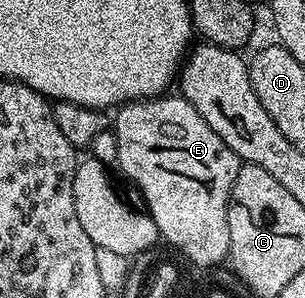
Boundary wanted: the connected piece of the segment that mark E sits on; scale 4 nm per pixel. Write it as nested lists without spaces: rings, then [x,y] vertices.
[[[182,96],[168,97],[142,98],[139,102],[125,102],[115,111],[114,129],[118,140],[118,170],[121,170],[140,189],[140,194],[144,197],[145,204],[143,203],[143,205],[146,207],[146,213],[154,220],[161,239],[165,243],[168,241],[174,249],[181,250],[196,266],[216,266],[220,261],[225,261],[228,258],[228,249],[230,248],[228,194],[234,188],[234,176],[238,176],[242,163],[238,155],[222,140],[222,136],[218,136],[218,132],[214,132],[214,128],[210,128],[210,124],[206,124],[206,120],[202,120],[202,116],[198,116],[198,108],[194,108],[194,104],[190,104]]]

